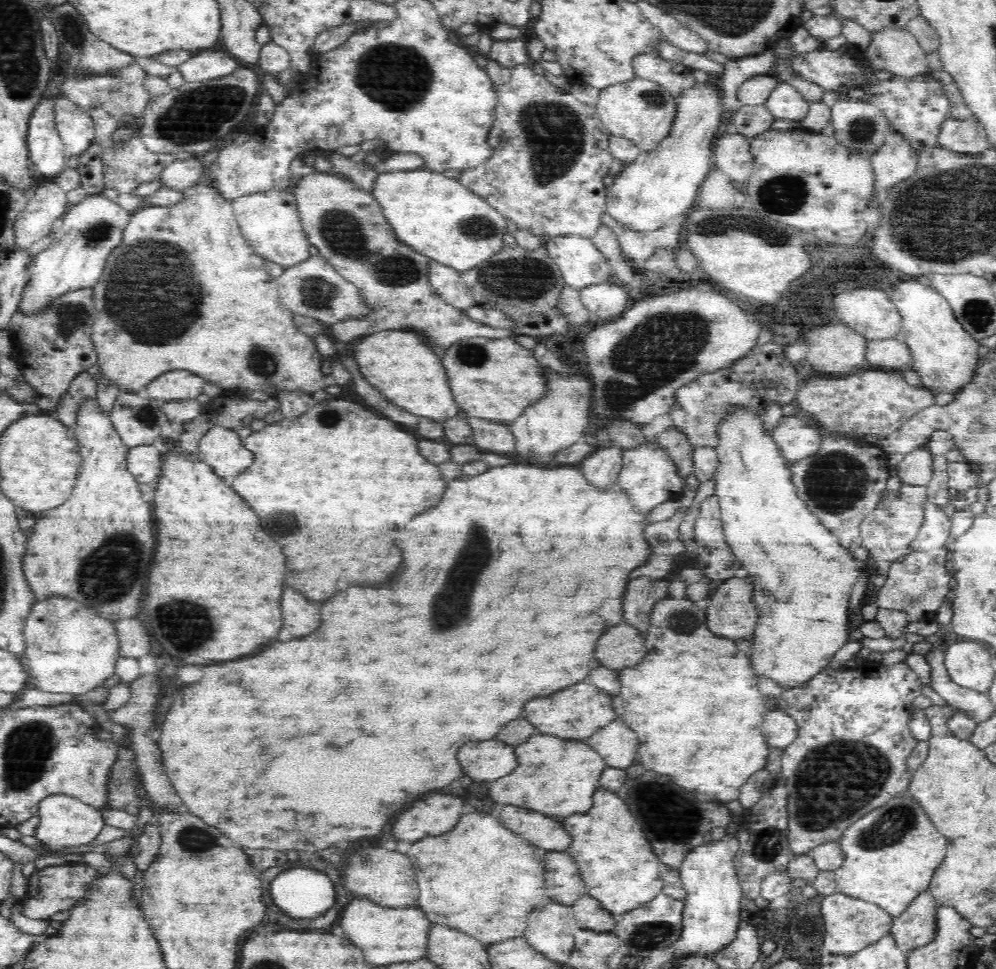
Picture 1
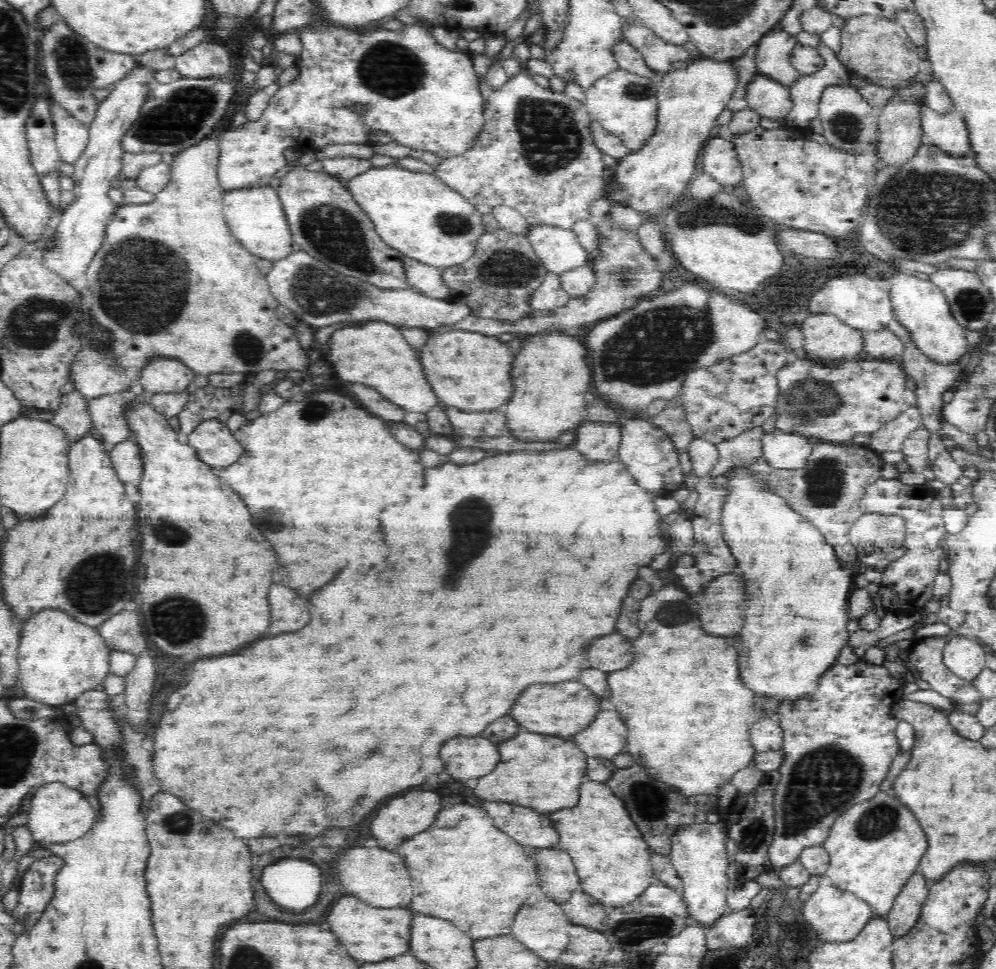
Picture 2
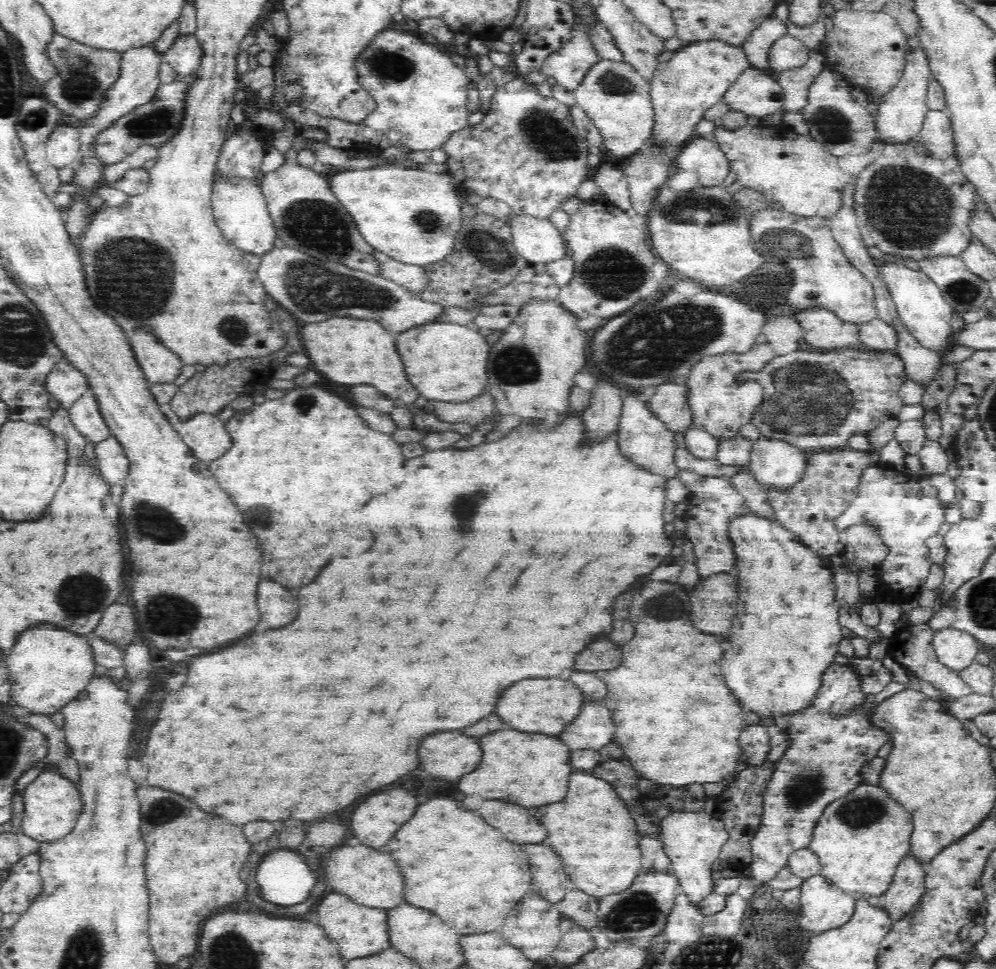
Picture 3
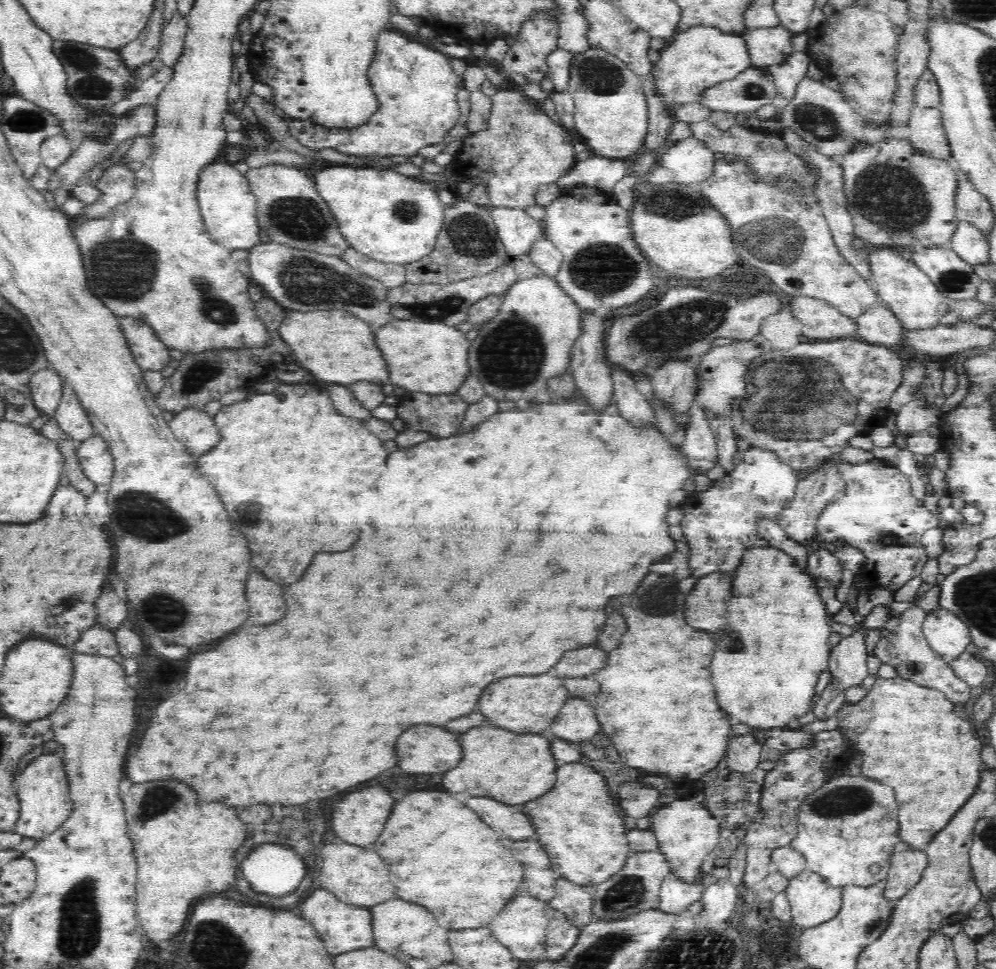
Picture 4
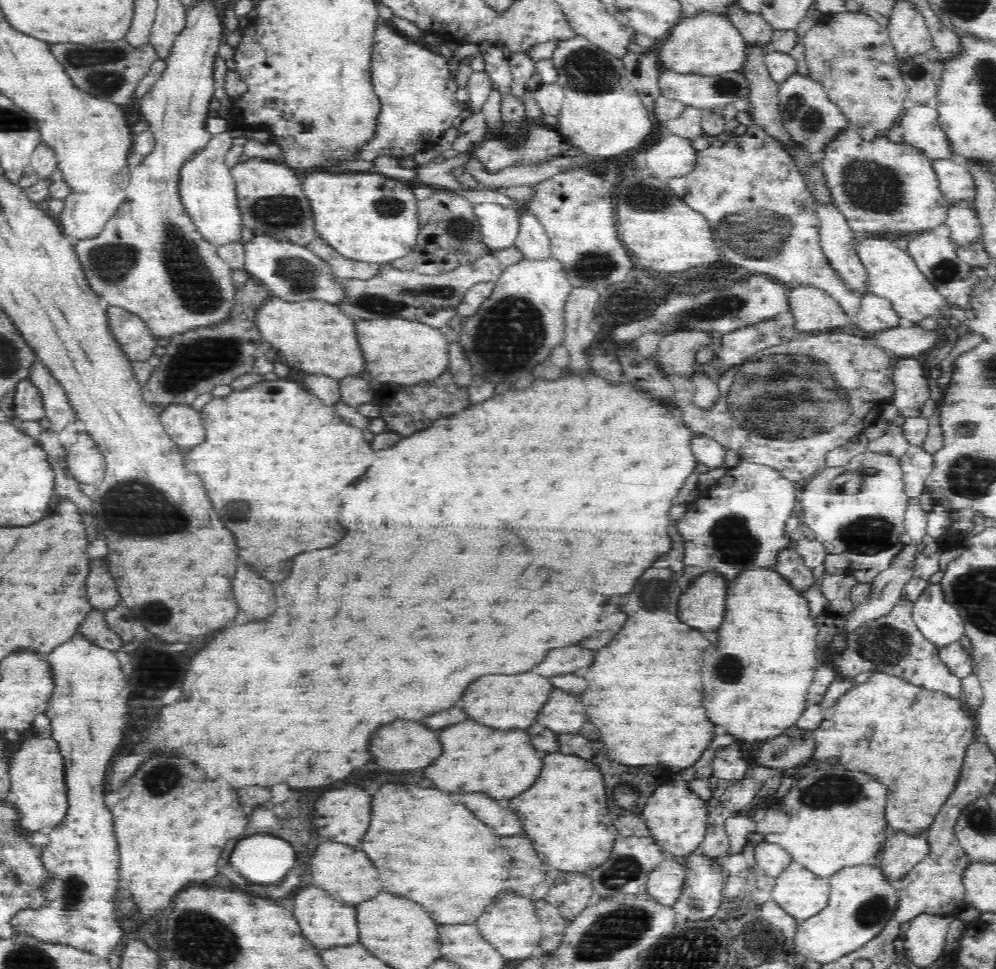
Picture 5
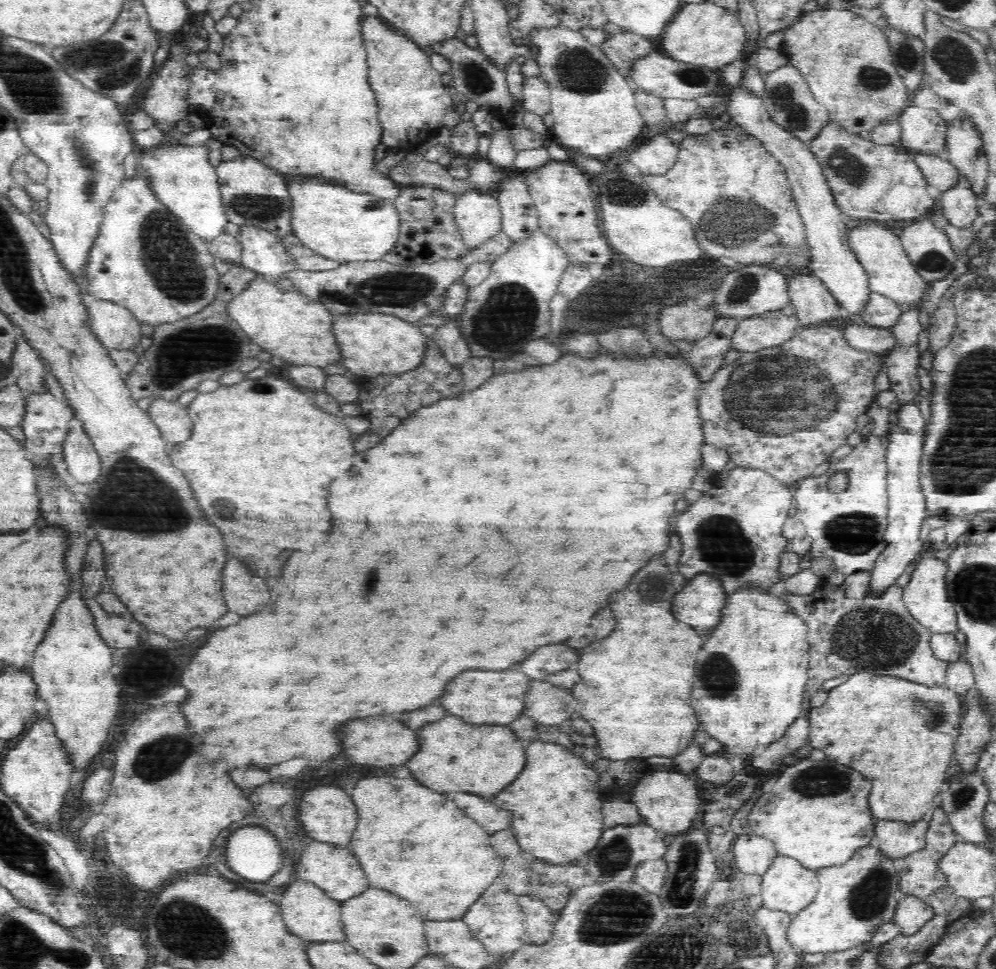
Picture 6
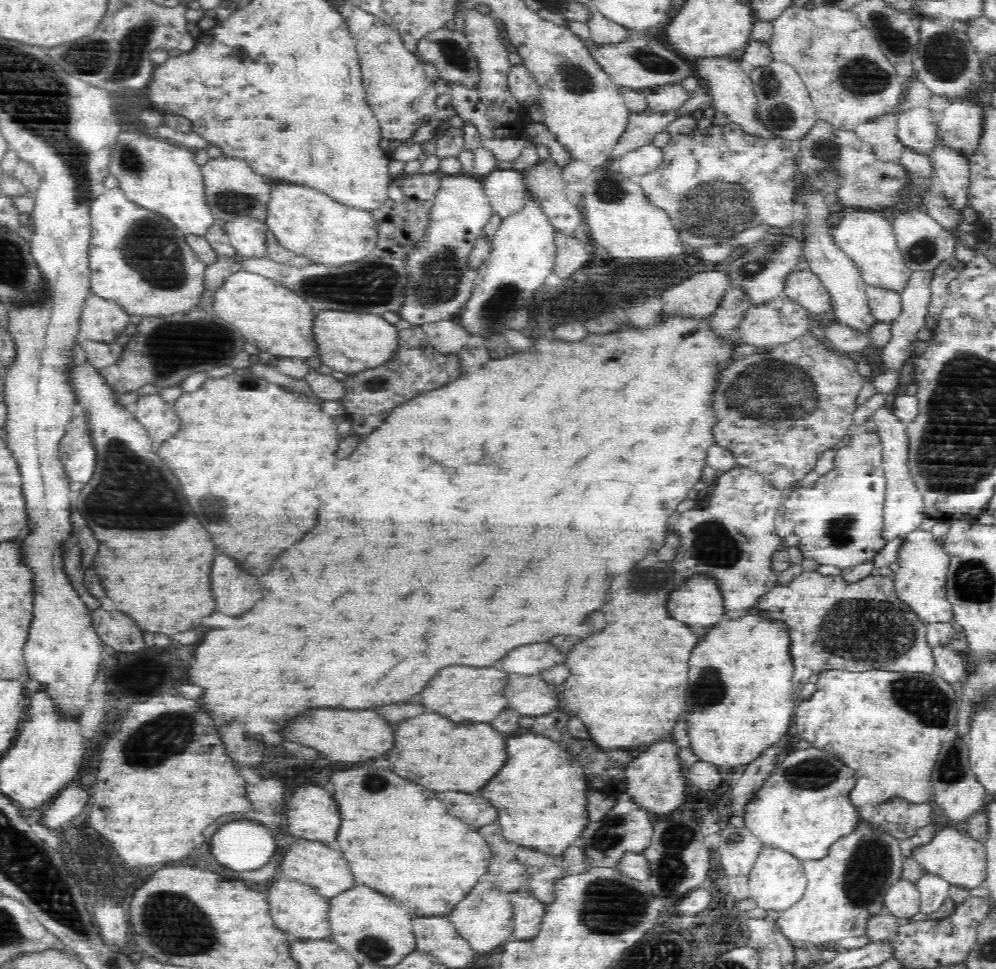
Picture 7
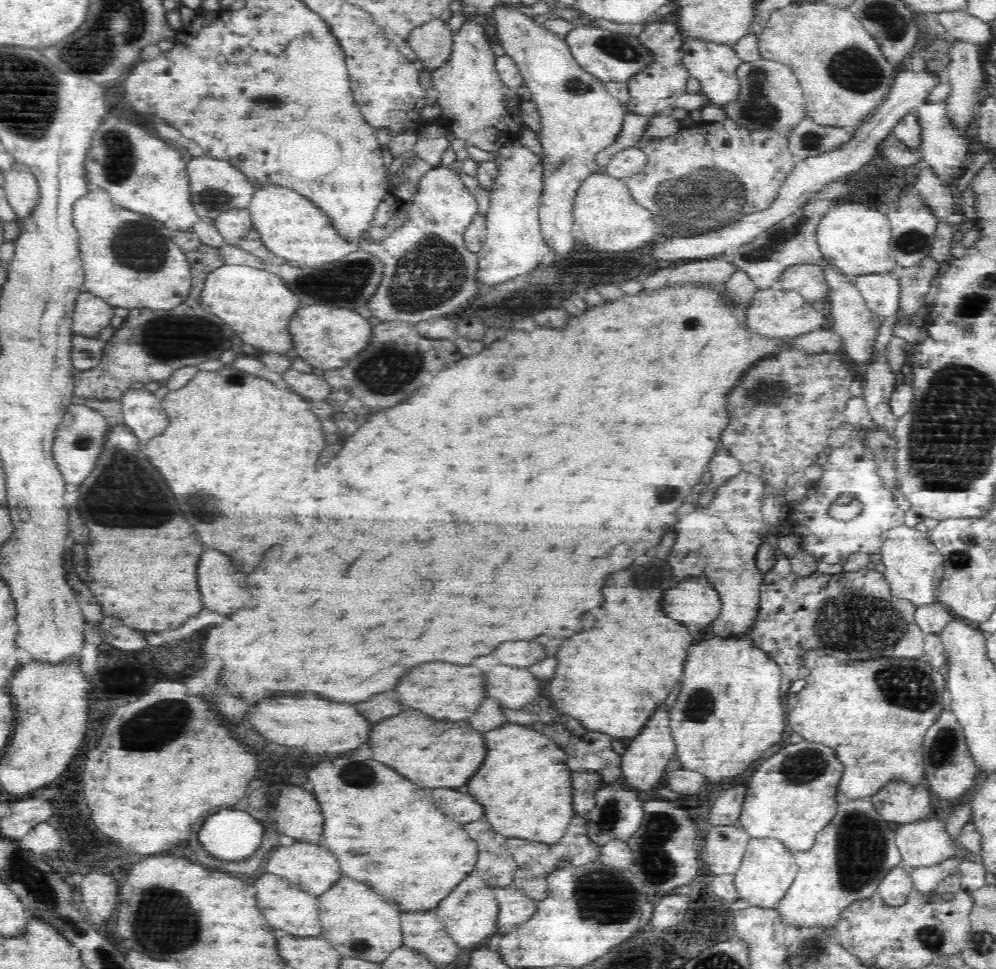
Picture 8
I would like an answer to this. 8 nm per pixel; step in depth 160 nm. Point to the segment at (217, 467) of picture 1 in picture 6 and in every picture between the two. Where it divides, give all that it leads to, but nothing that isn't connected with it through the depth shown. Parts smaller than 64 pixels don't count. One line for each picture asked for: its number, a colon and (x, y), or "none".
2: (214, 443)
3: (205, 434)
4: (194, 428)
5: (183, 424)
6: (173, 421)

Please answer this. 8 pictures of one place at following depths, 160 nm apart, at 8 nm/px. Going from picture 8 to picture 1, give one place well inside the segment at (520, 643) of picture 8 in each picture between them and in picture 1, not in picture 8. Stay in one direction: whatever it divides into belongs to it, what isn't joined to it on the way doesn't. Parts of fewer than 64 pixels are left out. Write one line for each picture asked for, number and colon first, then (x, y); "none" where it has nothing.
1: (621, 647)
2: (609, 653)
3: (602, 655)
4: (585, 661)
5: (560, 660)
6: (545, 661)
7: (527, 660)

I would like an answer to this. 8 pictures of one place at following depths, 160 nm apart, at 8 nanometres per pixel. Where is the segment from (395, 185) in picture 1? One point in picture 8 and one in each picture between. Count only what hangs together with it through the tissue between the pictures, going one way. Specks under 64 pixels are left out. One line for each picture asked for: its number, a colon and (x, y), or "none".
2: (419, 215)
3: (411, 215)
4: (387, 217)
5: (366, 217)
6: (334, 223)
7: (301, 220)
8: (287, 225)

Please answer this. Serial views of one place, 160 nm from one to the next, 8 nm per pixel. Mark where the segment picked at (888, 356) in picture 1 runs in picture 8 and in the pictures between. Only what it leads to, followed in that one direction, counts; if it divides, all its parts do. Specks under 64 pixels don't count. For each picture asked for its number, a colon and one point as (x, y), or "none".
2: (881, 344)
3: (876, 334)
4: (878, 325)
5: (876, 314)
6: (882, 312)
7: (885, 305)
8: (881, 291)

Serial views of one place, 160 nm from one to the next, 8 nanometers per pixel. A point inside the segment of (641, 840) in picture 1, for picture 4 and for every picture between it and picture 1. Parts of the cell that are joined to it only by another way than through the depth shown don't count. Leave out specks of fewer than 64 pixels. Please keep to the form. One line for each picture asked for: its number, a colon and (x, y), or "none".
2: (611, 859)
3: (592, 830)
4: (575, 823)

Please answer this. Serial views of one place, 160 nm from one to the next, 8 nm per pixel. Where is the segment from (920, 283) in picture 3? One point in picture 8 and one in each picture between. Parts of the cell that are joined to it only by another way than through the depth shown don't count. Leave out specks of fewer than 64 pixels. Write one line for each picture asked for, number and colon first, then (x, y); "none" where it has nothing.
4: (915, 300)
5: (892, 274)
6: (890, 273)
7: (866, 237)
8: (853, 238)

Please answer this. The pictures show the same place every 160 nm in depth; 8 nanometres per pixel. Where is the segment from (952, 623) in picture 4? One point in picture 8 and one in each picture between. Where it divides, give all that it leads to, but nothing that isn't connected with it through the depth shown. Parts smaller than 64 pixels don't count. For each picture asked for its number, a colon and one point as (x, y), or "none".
5: (939, 621)
6: (925, 595)
7: (920, 580)
8: (913, 569)

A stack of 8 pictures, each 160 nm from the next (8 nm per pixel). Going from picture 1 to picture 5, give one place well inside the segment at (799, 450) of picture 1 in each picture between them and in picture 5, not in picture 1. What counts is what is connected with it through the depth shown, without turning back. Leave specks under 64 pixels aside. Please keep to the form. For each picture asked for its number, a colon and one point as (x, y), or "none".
2: (780, 451)
3: (774, 465)
4: (724, 524)
5: (738, 524)

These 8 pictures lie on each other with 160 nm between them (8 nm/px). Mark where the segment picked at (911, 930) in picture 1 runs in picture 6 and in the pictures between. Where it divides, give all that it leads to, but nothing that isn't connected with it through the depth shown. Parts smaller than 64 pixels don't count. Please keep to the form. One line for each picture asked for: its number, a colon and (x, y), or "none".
2: (905, 909)
3: (908, 884)
4: (906, 864)
5: (900, 850)
6: (896, 838)

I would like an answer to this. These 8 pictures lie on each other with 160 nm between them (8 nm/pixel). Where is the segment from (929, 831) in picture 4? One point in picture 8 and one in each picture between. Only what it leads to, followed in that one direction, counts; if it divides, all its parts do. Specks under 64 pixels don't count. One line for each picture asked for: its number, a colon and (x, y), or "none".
5: (912, 740)
6: (899, 733)
7: (886, 725)
8: (873, 711)

